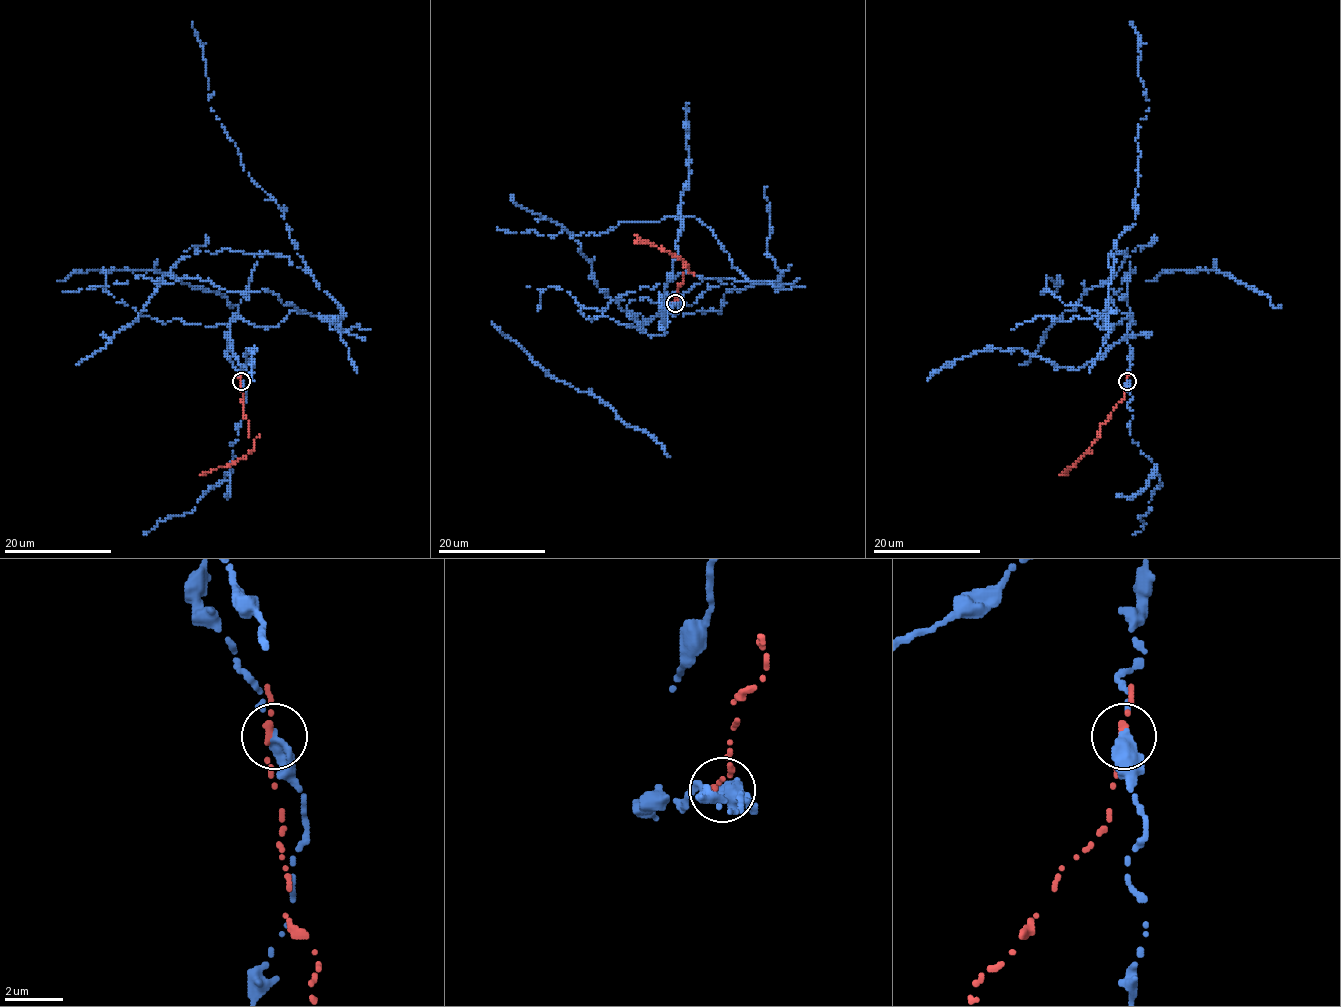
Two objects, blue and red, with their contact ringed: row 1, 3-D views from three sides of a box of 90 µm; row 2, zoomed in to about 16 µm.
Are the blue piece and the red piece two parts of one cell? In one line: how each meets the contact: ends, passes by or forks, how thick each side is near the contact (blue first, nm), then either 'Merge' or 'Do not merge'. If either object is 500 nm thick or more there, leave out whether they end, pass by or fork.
At the ring blue ends. At the ring red passes by. Thickness 480 nm (blue) against 200 nm. Do not merge

